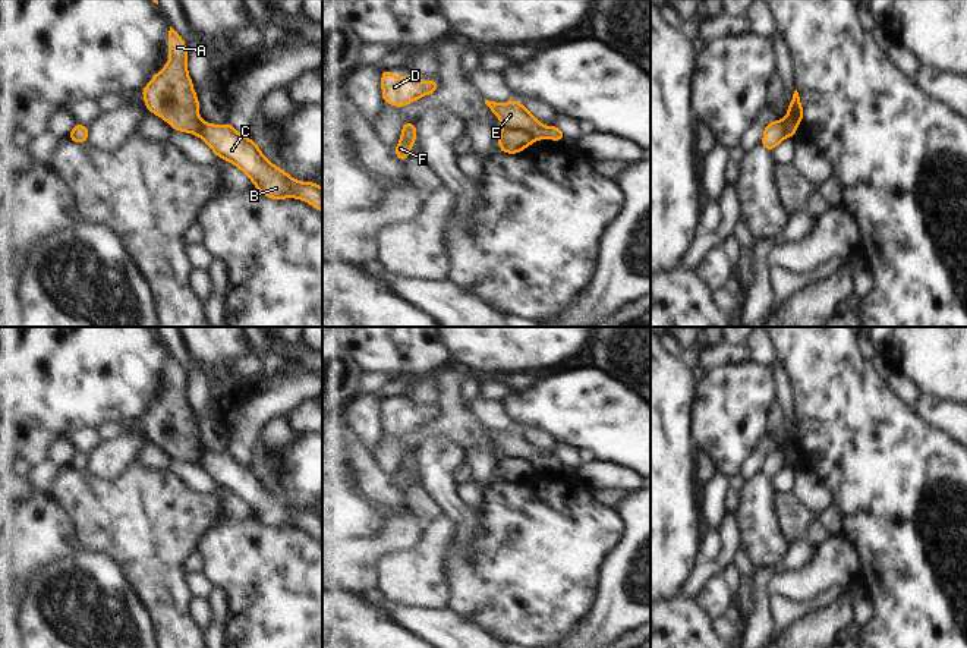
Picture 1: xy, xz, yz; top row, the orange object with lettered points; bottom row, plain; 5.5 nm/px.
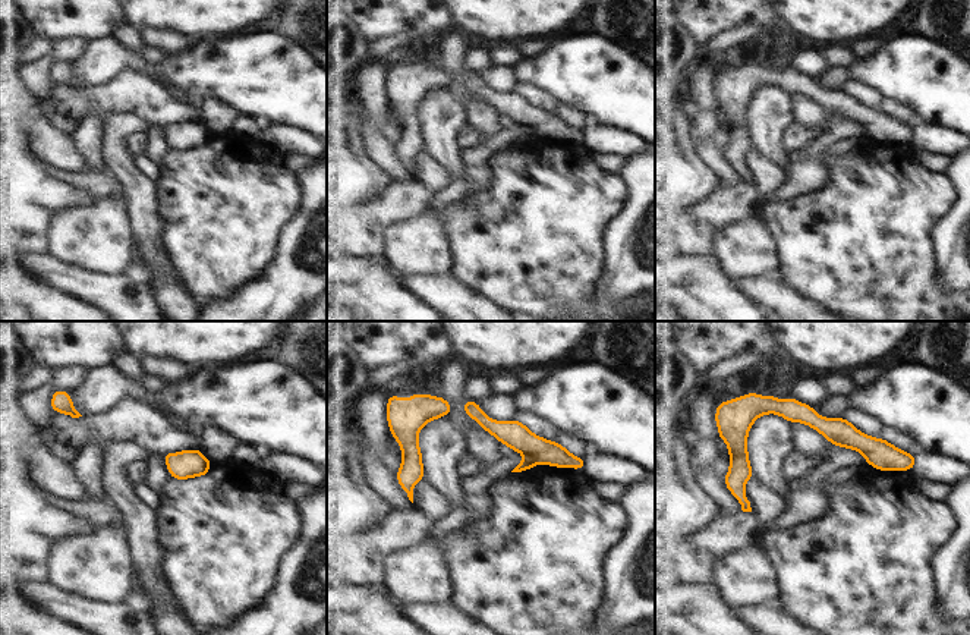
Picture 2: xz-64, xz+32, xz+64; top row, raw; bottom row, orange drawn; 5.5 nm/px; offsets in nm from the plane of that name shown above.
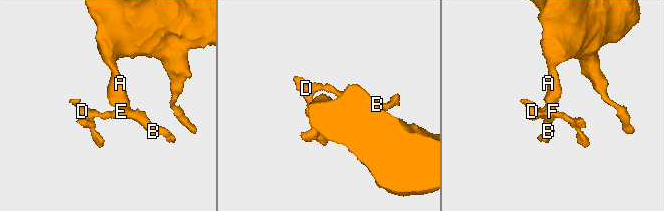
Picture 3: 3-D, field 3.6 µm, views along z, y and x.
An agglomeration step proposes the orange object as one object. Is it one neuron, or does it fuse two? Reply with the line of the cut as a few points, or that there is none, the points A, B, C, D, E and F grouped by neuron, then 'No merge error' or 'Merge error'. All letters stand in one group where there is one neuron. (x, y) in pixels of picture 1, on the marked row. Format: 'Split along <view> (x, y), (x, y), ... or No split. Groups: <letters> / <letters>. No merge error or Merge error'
Split along xz (504, 126), (525, 129), (535, 140). Groups: A / B C D E F. Merge error

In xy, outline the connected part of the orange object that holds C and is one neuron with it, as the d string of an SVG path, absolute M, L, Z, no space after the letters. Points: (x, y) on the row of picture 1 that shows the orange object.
M230 122L217 126L204 123L196 133L218 157L240 169L253 186L270 199L302 199L322 213L322 188L314 182L294 180L278 169L256 142L239 133Z

